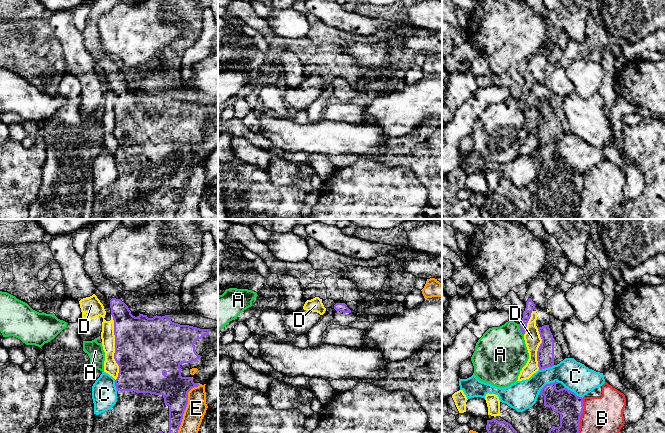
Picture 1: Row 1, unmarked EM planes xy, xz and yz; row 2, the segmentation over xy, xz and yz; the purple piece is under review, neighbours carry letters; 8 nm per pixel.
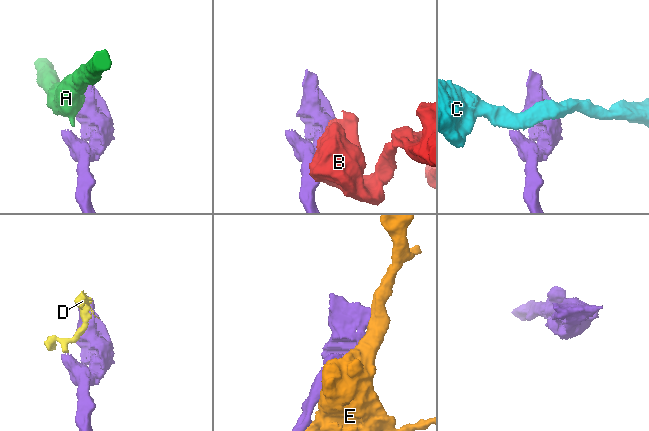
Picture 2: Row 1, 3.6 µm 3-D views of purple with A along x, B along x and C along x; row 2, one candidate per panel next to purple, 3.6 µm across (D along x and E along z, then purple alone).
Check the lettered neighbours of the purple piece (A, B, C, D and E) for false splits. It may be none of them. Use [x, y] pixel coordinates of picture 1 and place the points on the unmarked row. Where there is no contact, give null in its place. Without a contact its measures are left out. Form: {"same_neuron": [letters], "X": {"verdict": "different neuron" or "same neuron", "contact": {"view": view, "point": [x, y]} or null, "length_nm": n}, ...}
{"same_neuron": [], "A": {"verdict": "different neuron", "contact": {"view": "yz", "point": [520, 106]}, "length_nm": 100}, "B": {"verdict": "different neuron", "contact": {"view": "yz", "point": [579, 196]}, "length_nm": 360}, "C": {"verdict": "different neuron", "contact": {"view": "yz", "point": [547, 160]}, "length_nm": 190}, "D": {"verdict": "different neuron", "contact": {"view": "xy", "point": [115, 123]}, "length_nm": 550}, "E": {"verdict": "different neuron", "contact": {"view": "xy", "point": [184, 186]}, "length_nm": 500}}

